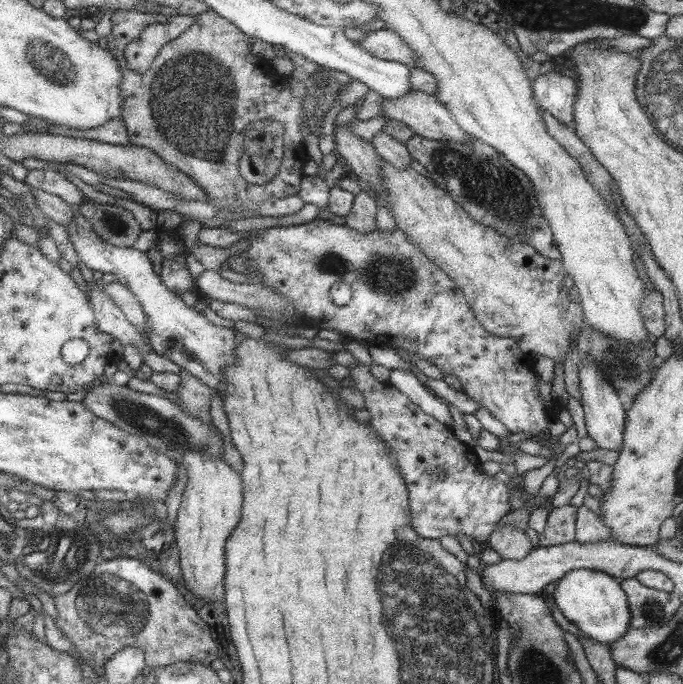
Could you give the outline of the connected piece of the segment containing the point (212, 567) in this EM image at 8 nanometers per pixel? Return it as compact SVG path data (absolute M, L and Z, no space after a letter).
M205 447L182 456L186 482L175 517L174 538L185 589L203 600L222 601L227 572L225 541L240 522L243 479L225 464L222 456L210 458L202 456L203 452Z

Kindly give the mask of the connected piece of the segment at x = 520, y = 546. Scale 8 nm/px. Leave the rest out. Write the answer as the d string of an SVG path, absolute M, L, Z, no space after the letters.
M511 525L497 527L489 534L485 546L493 549L502 559L519 560L531 552L531 543L521 531Z

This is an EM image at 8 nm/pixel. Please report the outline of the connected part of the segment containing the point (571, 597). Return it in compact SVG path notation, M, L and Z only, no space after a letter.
M587 568L569 570L557 580L552 594L559 612L590 640L609 645L623 637L630 625L631 611L628 609L624 590L619 588L611 575L601 574L601 571L591 572Z

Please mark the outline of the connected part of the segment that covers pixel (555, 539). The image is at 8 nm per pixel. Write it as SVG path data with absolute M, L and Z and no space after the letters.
M573 505L553 507L546 518L546 525L538 534L538 546L547 547L570 543L575 540L577 508Z

